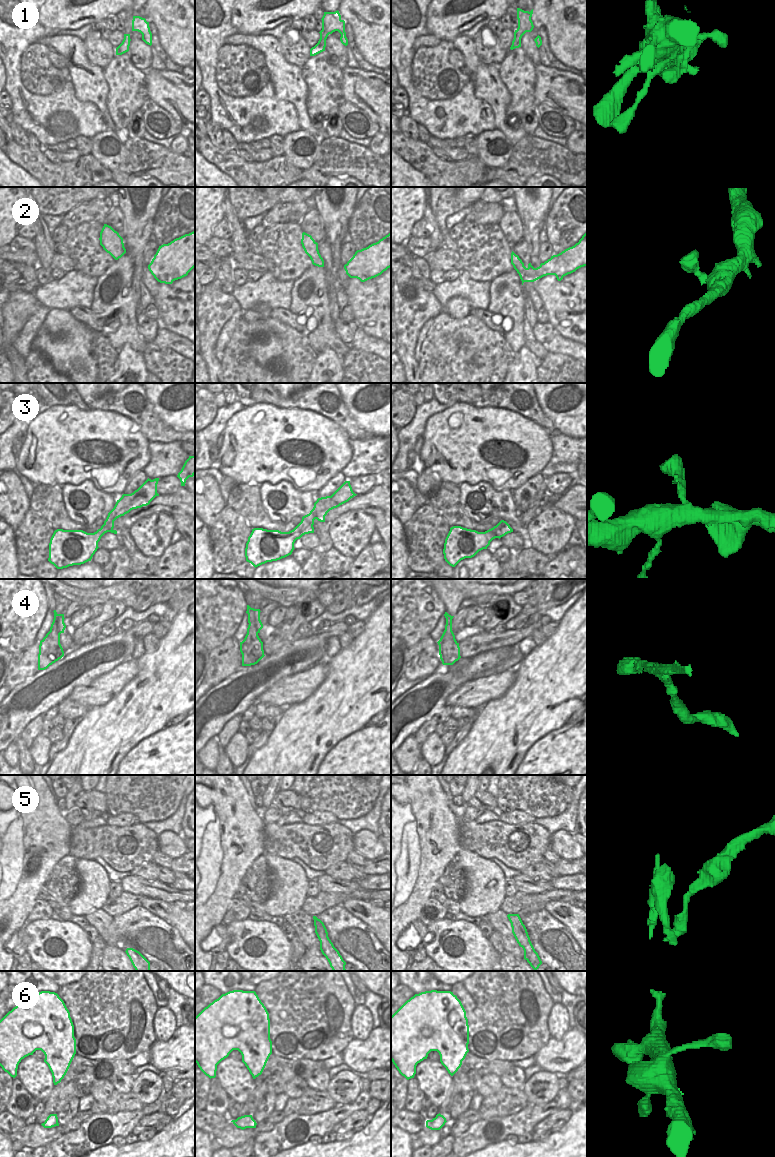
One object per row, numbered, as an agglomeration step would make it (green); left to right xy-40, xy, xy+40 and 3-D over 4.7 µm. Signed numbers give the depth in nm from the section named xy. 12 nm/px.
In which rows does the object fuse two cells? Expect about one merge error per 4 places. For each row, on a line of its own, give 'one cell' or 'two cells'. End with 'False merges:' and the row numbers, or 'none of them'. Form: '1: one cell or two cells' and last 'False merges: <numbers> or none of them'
1: one cell
2: one cell
3: one cell
4: two cells
5: one cell
6: one cell
False merges: 4

